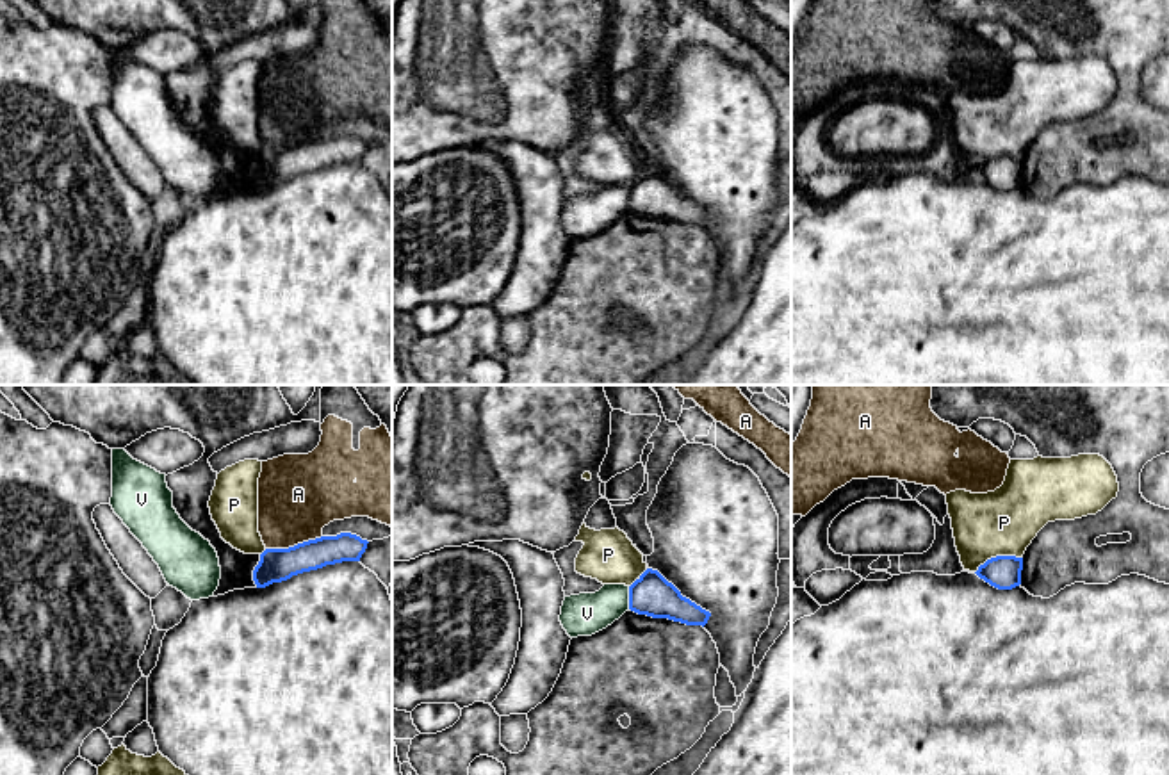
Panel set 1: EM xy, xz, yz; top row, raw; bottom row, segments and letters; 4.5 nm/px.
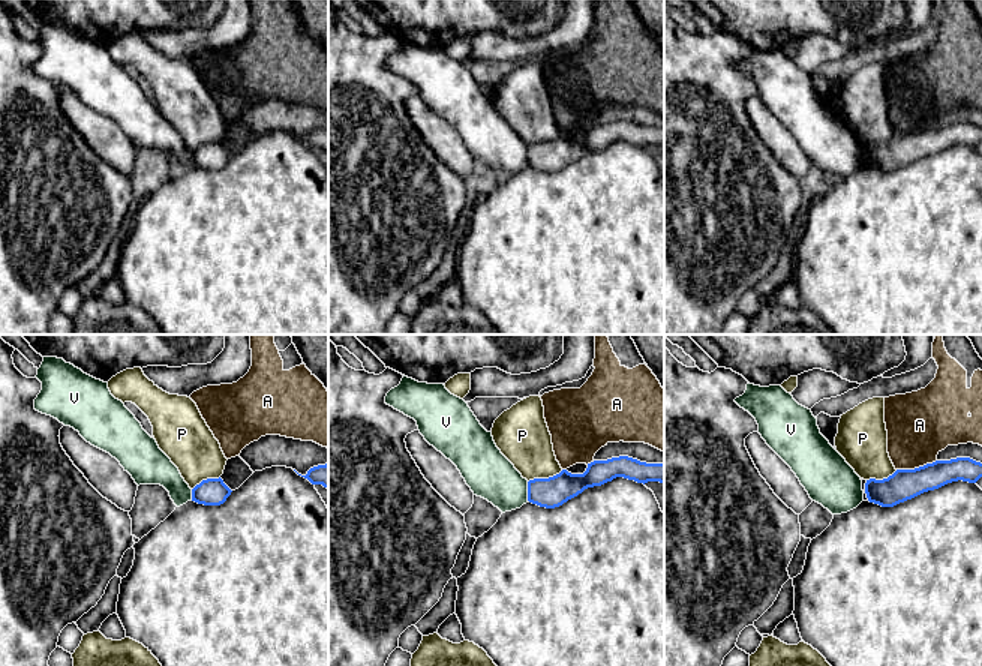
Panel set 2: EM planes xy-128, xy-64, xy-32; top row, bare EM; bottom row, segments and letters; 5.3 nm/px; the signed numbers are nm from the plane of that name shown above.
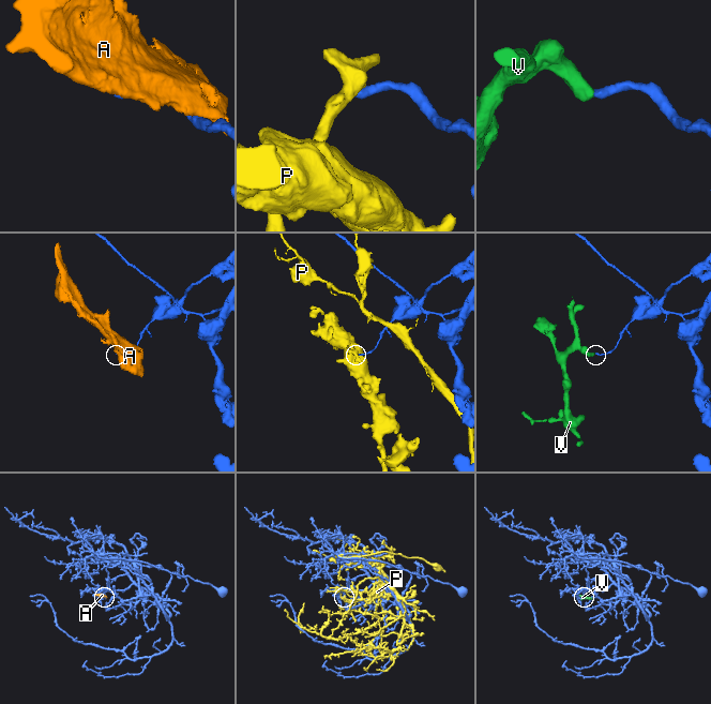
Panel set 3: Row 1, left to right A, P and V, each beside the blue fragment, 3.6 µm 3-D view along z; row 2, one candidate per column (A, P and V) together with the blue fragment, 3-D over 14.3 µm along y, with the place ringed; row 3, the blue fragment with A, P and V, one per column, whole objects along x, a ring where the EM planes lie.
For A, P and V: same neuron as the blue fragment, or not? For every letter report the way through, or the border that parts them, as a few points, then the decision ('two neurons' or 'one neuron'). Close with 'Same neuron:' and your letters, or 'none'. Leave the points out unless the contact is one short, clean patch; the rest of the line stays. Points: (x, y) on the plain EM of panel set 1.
A: two neurons
P: two neurons
V: two neurons
Same neuron: none

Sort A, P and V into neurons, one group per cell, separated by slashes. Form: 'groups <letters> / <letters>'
groups A / P / V

